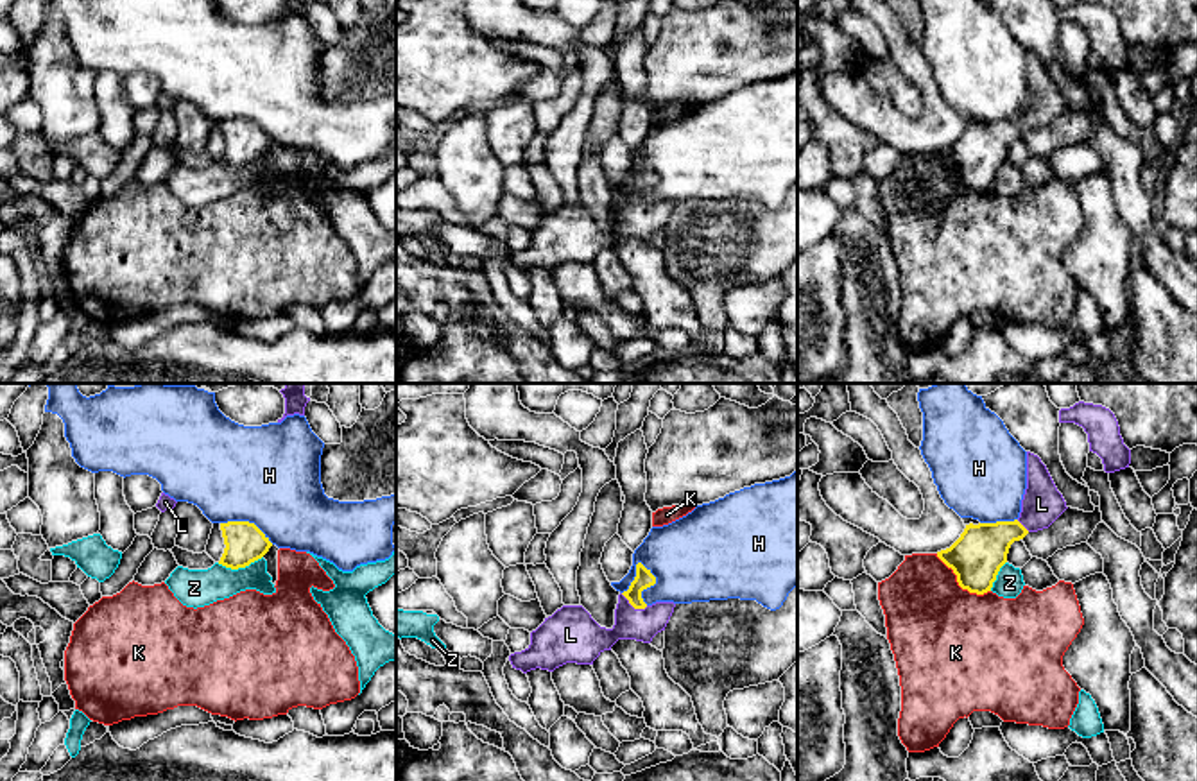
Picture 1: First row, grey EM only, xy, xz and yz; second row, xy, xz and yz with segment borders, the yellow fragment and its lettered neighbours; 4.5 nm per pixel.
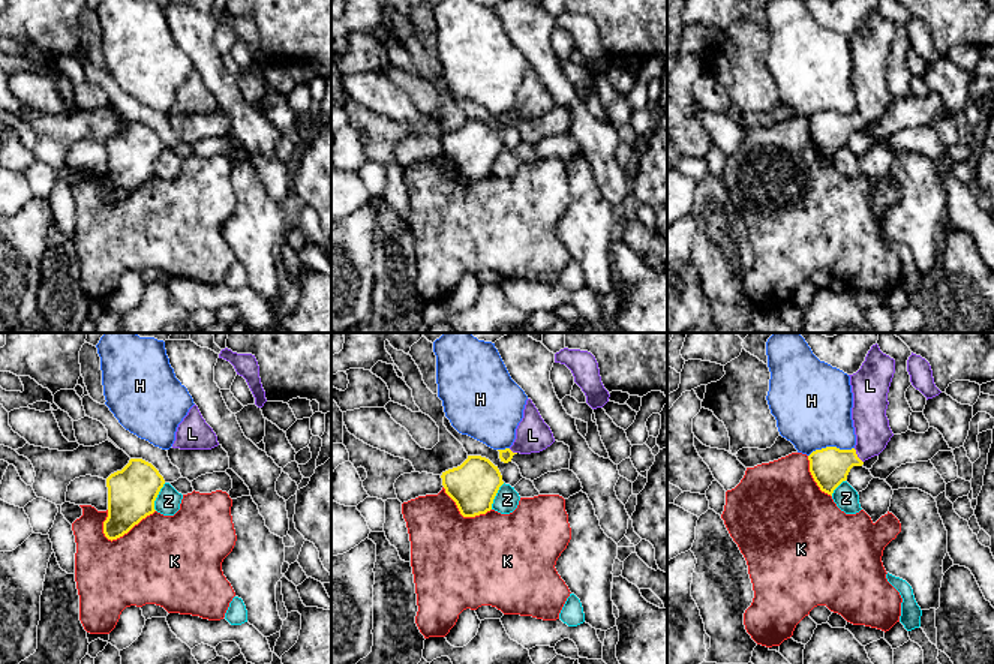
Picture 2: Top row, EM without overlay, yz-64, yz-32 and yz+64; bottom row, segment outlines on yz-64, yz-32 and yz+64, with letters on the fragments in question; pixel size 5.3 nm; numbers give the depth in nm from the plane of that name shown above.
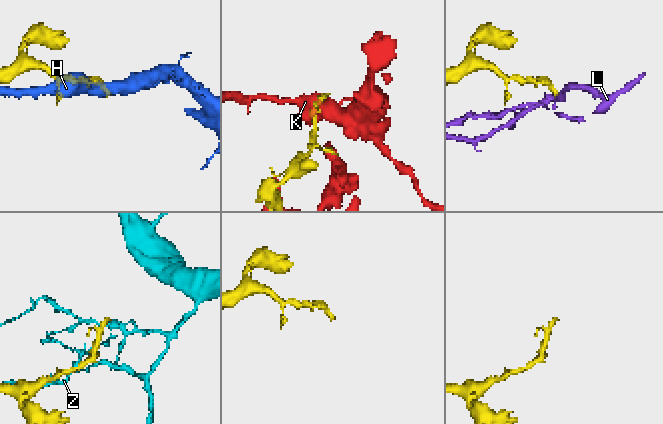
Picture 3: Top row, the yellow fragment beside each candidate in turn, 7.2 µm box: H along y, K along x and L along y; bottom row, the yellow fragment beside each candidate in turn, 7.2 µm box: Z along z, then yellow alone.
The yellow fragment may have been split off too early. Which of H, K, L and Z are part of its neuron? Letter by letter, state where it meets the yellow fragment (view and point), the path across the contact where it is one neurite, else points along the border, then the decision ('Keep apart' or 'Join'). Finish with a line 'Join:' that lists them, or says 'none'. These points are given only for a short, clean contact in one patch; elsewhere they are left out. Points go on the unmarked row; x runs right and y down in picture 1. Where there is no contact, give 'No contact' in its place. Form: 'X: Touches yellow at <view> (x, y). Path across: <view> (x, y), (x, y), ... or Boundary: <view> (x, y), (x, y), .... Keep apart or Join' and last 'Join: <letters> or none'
H: Touches yellow at xz (653, 183). Boundary: xz (638, 160), (654, 176), (642, 190), (647, 203). Keep apart
K: Touches yellow at yz (959, 183). Keep apart
L: Touches yellow at xz (635, 206). Path across: xz (644, 178), (635, 188), (635, 206), (613, 233), (588, 237). Join
Z: Touches yellow at xy (239, 165). Keep apart
Join: L

